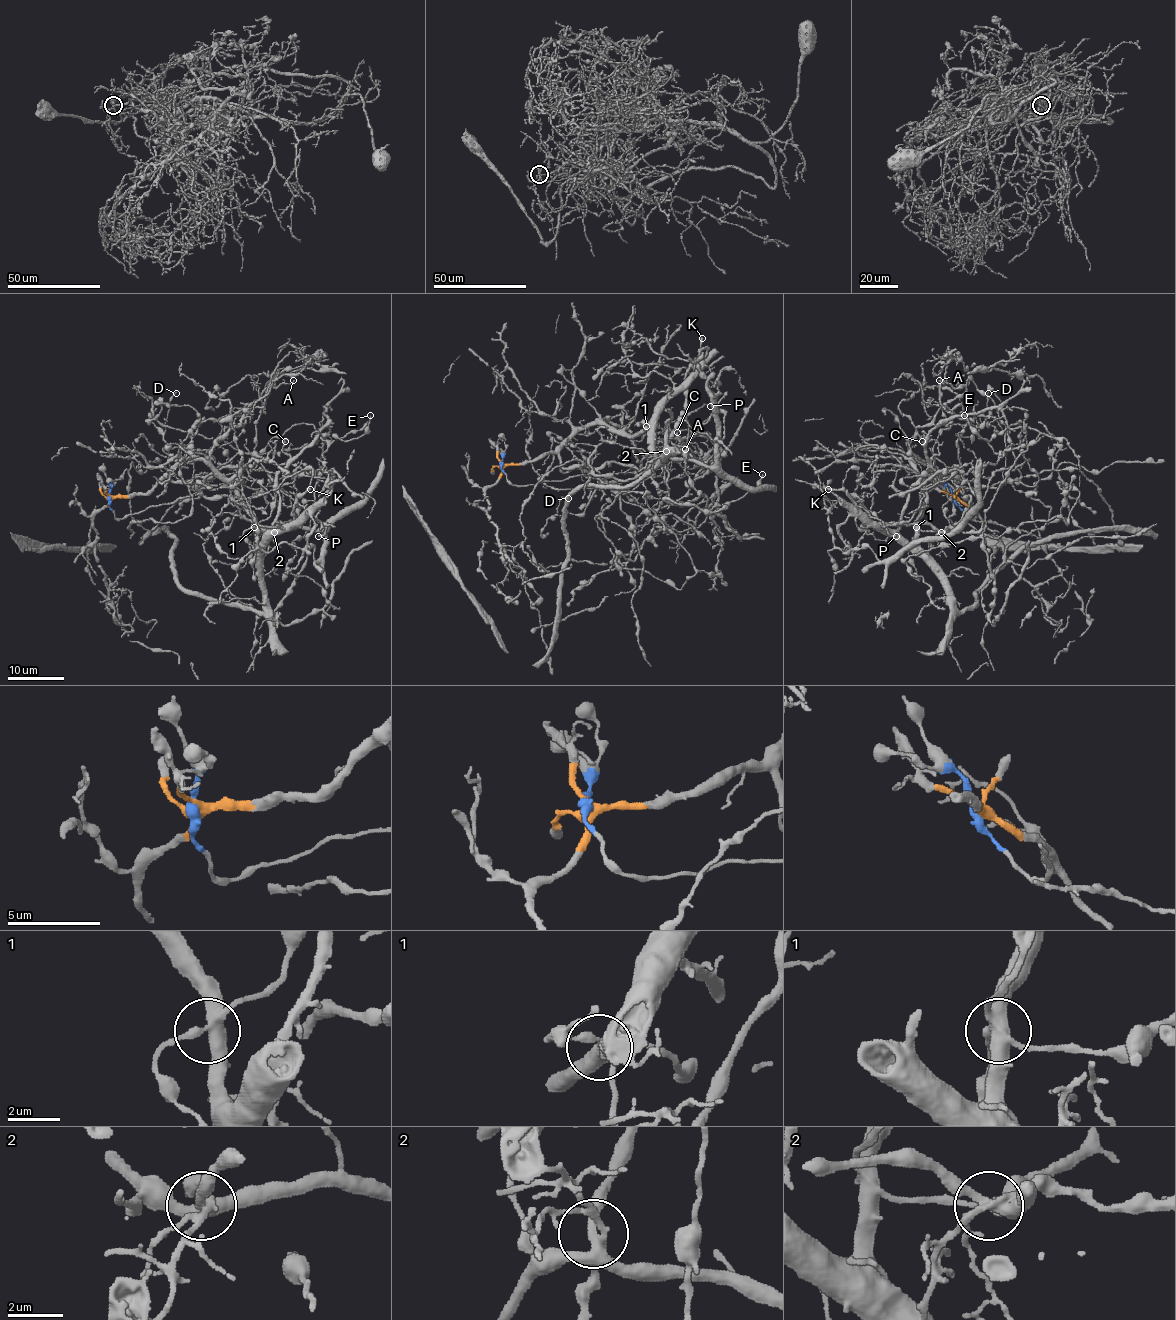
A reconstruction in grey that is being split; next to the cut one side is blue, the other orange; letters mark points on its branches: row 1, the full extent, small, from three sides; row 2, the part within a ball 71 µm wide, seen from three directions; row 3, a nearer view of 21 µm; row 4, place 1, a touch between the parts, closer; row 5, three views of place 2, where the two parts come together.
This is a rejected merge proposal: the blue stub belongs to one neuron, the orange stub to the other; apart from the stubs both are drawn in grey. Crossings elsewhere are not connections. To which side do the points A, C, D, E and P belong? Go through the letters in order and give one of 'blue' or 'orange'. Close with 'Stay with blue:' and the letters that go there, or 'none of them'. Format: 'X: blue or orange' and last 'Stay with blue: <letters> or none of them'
A: orange
C: orange
D: blue
E: blue
P: orange
Stay with blue: D, E

